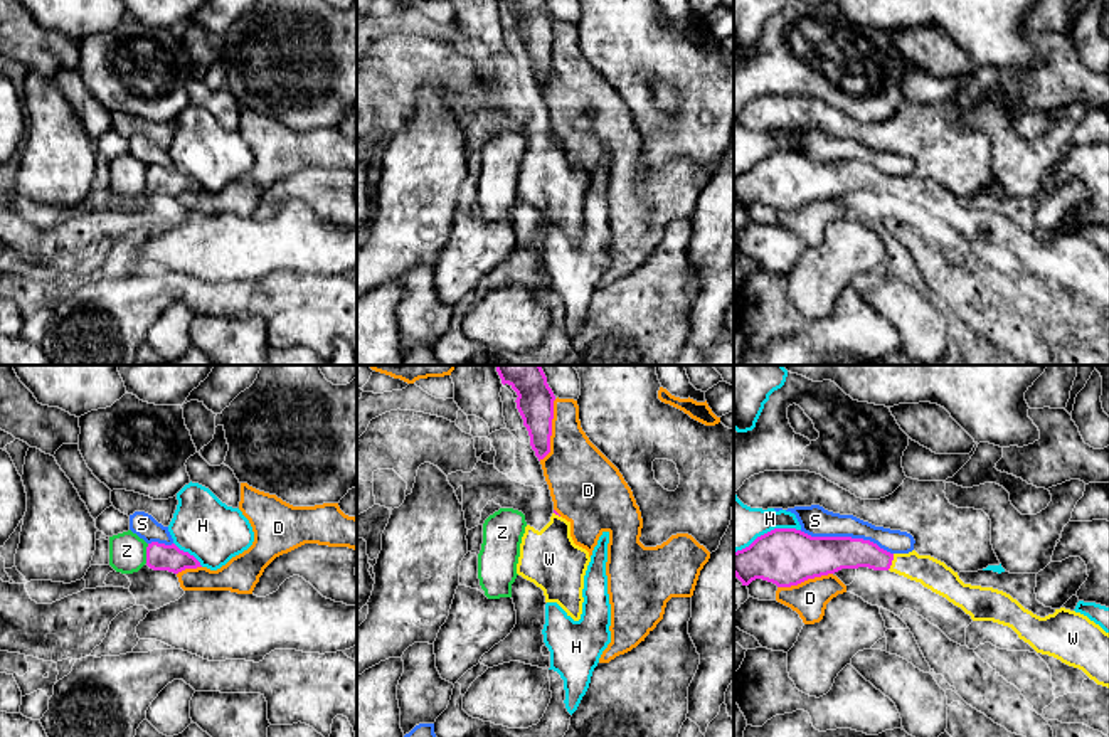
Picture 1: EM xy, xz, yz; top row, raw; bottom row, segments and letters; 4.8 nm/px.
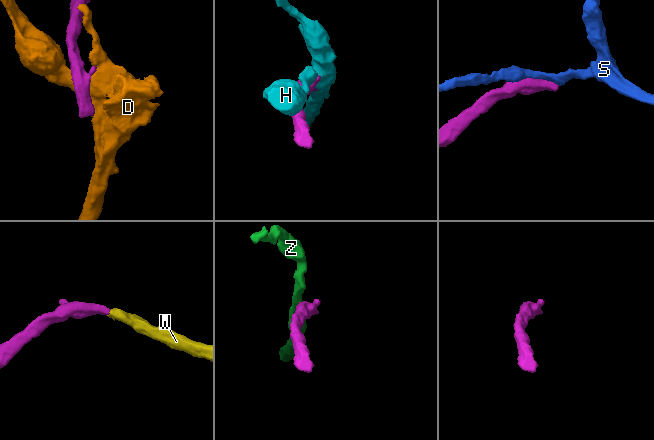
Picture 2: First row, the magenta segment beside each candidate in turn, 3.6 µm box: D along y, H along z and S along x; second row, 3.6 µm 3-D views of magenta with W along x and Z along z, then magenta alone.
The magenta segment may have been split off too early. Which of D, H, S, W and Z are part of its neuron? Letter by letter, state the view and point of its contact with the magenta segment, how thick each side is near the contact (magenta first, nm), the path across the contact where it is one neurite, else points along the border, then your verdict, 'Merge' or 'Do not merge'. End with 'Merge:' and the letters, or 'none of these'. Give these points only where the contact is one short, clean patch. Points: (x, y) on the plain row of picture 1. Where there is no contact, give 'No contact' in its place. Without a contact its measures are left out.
D: Touches magenta at xz (551, 54). Thickness 180 nm (magenta) against 300 nm. Do not merge
H: Touches magenta at yz (768, 155). Thickness 280 nm (magenta) against 220 nm. Do not merge
S: Touches magenta at yz (847, 160). Thickness 220 nm (magenta) against 150 nm. Do not merge
W: Touches magenta at yz (891, 185). Thickness 160 nm (magenta) against 140 nm. Path across: yz (840, 175), (864, 175), (891, 185), (909, 187), (931, 196). Merge
Z: Touches magenta at xy (147, 177). Thickness 130 nm (magenta) against 180 nm. Boundary: xy (148, 167), (145, 185). Do not merge
Merge: W

